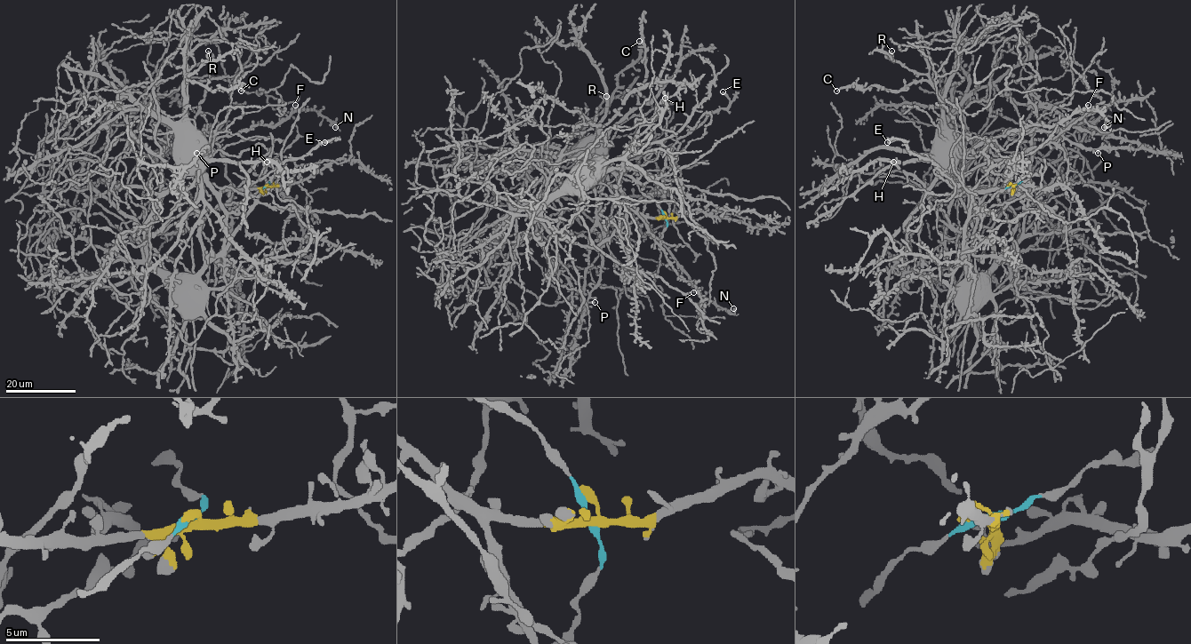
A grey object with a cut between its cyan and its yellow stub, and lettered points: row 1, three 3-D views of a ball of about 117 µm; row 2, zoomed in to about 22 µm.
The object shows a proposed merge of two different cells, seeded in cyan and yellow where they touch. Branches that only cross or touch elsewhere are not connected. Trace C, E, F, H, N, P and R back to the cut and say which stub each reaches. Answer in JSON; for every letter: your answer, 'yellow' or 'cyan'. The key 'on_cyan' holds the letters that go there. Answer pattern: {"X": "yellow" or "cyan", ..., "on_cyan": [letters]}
{"C": "yellow", "E": "cyan", "F": "yellow", "H": "yellow", "N": "yellow", "P": "yellow", "R": "yellow", "on_cyan": ["E"]}

